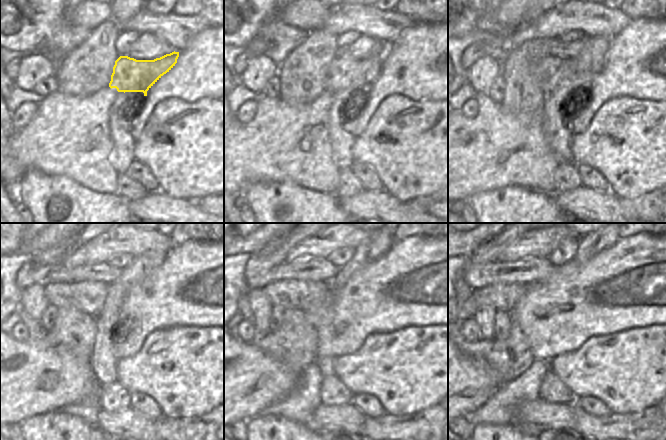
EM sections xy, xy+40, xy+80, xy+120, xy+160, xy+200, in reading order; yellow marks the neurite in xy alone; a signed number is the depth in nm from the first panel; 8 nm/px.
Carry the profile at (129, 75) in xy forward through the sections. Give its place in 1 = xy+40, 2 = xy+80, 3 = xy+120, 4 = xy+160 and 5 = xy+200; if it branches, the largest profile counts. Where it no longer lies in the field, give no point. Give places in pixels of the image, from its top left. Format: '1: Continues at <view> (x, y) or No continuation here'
1: Continues at xy+40 (349, 73)
2: Continues at xy+80 (546, 68)
3: Continues at xy+120 (90, 297)
4: Continues at xy+160 (301, 294)
5: Continues at xy+200 (500, 296).

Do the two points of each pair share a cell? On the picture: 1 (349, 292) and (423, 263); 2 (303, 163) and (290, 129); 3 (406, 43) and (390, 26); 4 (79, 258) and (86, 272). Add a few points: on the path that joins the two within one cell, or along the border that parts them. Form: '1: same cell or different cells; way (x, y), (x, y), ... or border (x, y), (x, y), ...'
1: same cell; way (367, 293), (376, 293), (388, 281), (405, 272)
2: same cell; way (302, 155), (290, 142), (290, 137)
3: different cells; border (415, 22), (404, 28), (393, 41), (387, 44)
4: different cells; border (105, 261), (88, 261), (73, 267), (64, 266)

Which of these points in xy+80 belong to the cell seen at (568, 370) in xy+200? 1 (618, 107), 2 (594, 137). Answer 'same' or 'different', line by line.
1: same
2: same

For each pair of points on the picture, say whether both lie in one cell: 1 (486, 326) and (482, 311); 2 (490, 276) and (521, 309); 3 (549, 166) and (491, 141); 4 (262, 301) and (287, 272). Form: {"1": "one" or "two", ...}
{"1": "one", "2": "two", "3": "one", "4": "two"}

